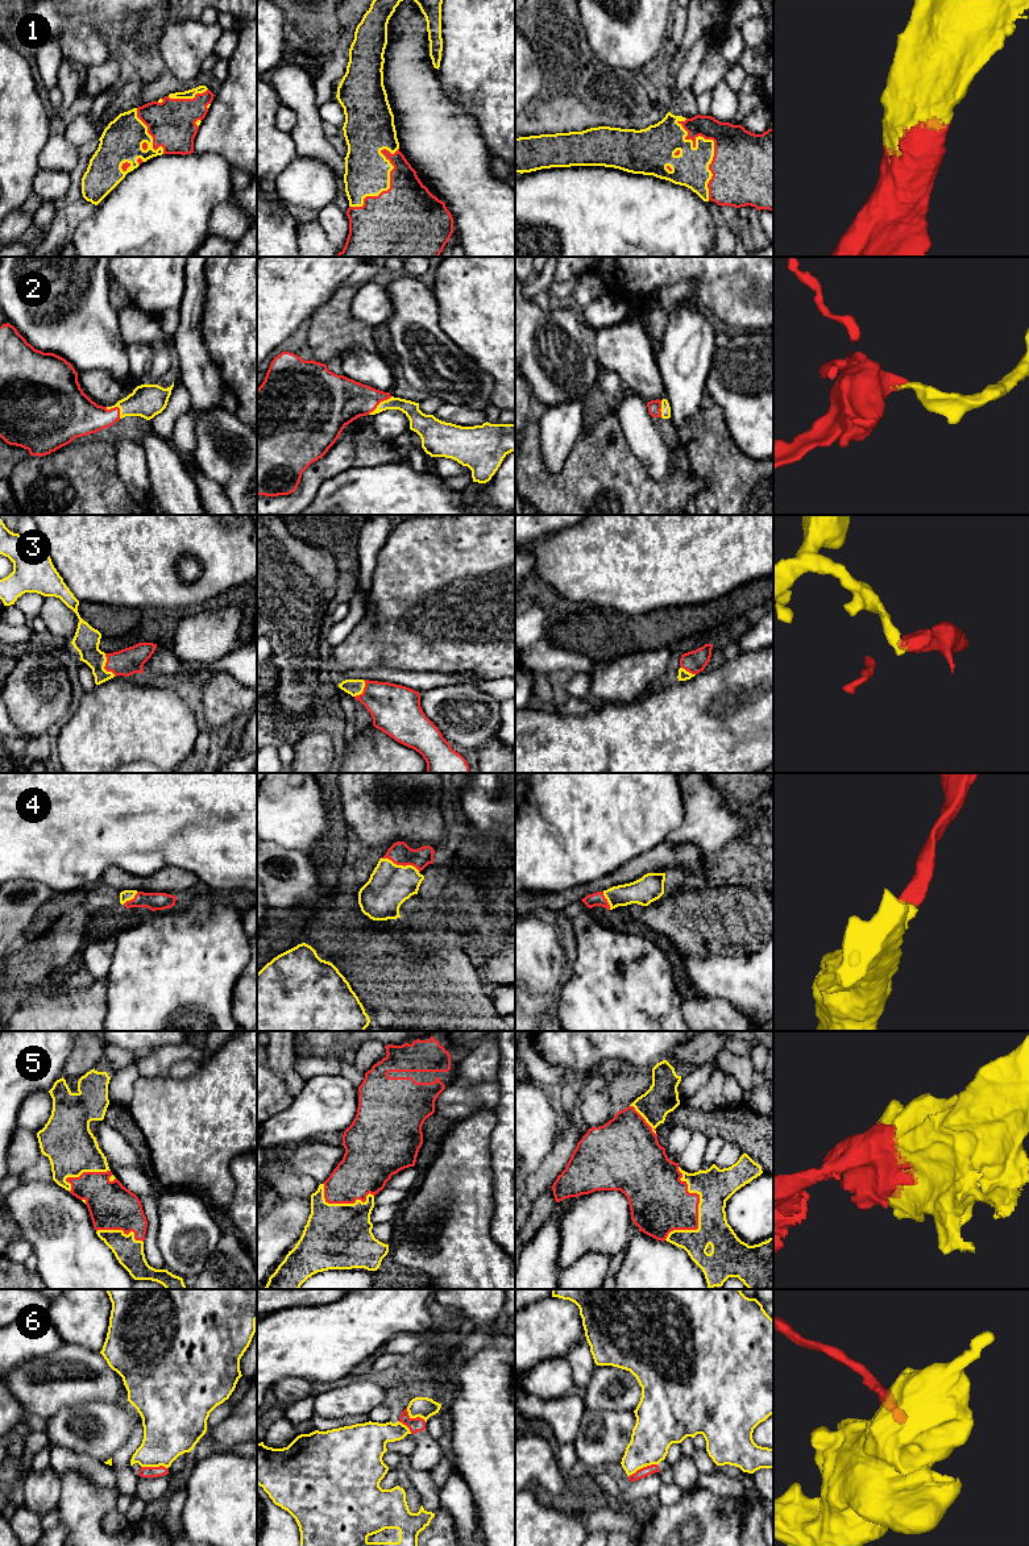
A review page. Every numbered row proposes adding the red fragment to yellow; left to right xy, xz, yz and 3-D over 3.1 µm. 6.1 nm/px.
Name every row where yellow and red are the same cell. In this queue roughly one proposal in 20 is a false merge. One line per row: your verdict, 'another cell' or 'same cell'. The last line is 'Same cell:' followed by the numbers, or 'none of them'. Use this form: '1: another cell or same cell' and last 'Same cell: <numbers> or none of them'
1: same cell
2: same cell
3: same cell
4: same cell
5: same cell
6: another cell
Same cell: 1, 2, 3, 4, 5

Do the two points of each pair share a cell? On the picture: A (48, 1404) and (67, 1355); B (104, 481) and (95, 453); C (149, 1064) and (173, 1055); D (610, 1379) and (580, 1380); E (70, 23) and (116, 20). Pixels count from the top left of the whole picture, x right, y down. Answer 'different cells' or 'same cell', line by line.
A: same cell
B: same cell
C: same cell
D: different cells
E: same cell

